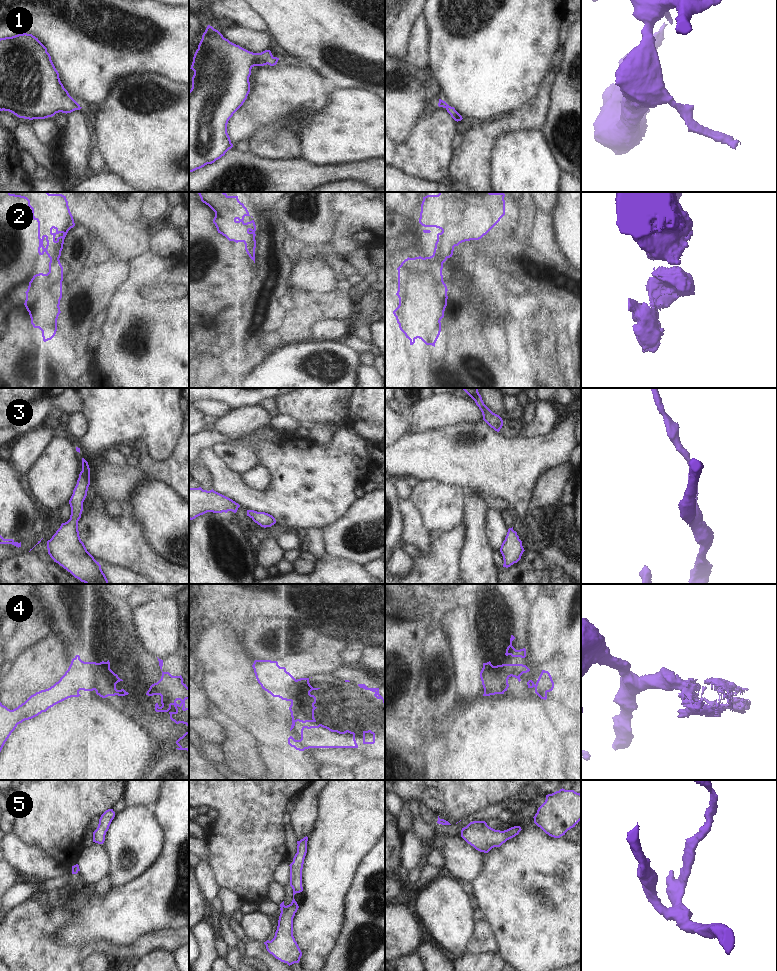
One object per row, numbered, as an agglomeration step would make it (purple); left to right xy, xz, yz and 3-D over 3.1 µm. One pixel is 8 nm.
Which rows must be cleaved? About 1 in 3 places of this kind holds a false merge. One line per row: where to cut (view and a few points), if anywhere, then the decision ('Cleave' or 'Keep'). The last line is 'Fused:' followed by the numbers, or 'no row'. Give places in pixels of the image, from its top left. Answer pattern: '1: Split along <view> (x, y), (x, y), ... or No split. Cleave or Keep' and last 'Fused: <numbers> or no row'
1: No split. Keep
2: No split. Keep
3: No split. Keep
4: Split along xy (97, 663), (97, 685), (94, 689). Cleave
5: No split. Keep
Fused: 4

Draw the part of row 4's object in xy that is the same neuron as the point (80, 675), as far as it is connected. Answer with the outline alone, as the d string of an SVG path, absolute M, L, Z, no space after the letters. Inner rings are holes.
M76 655L65 674L50 688L36 692L13 710L0 702L0 752L18 724L46 712L68 698L81 696L80 690L95 690L97 675L96 662L84 662Z

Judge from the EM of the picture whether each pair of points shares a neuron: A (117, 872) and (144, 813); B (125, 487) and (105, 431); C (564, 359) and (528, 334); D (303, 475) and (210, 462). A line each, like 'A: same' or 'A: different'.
A: same
B: different
C: different
D: same

